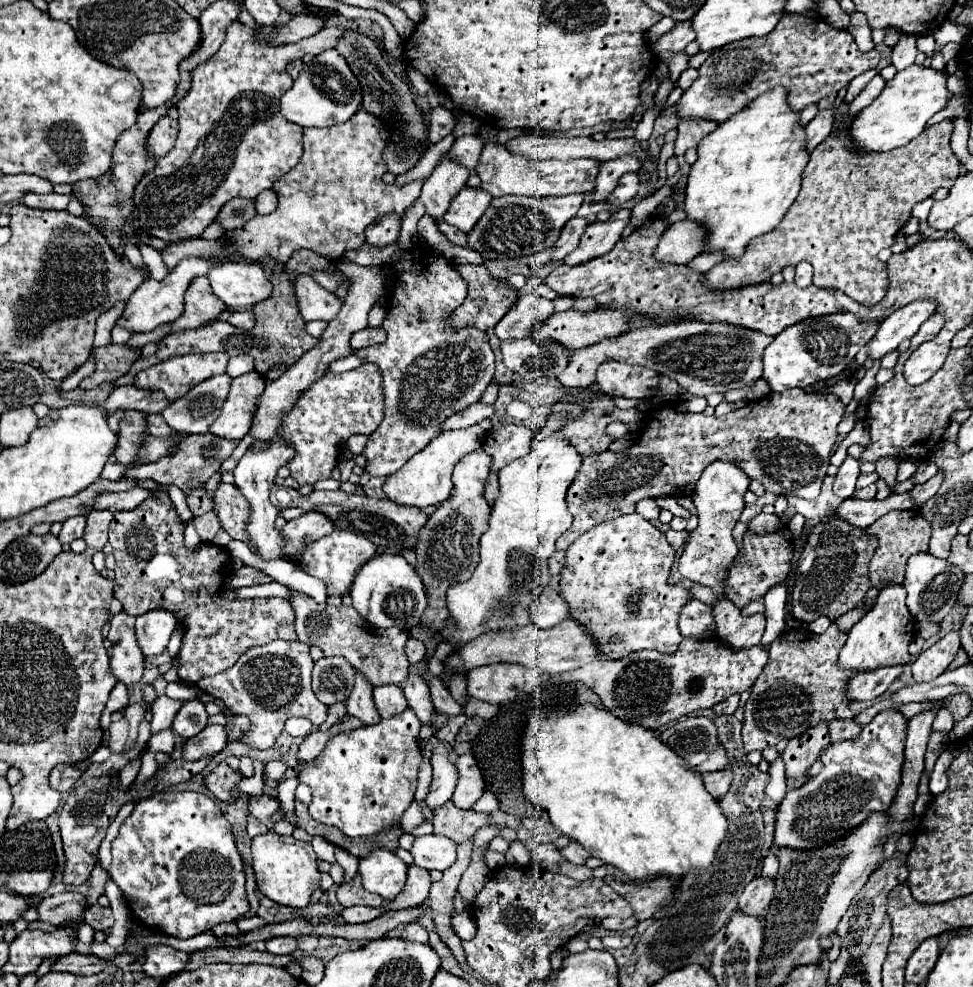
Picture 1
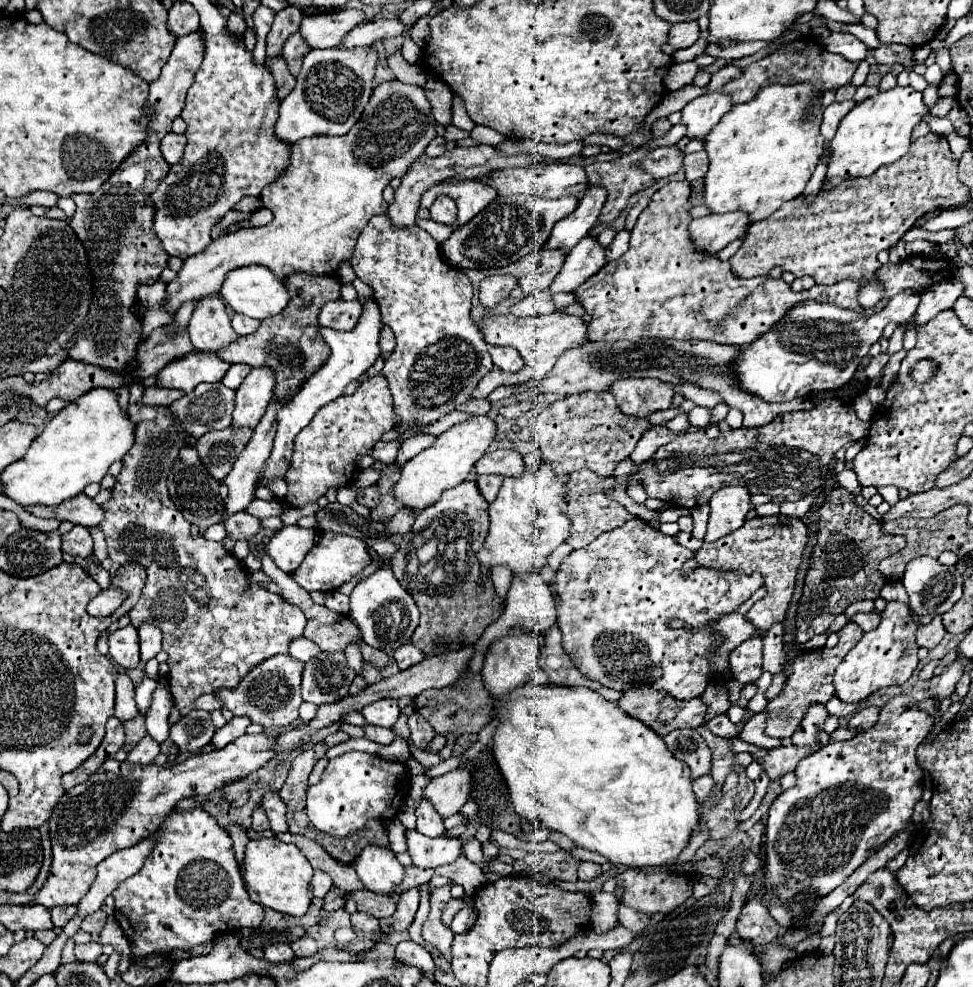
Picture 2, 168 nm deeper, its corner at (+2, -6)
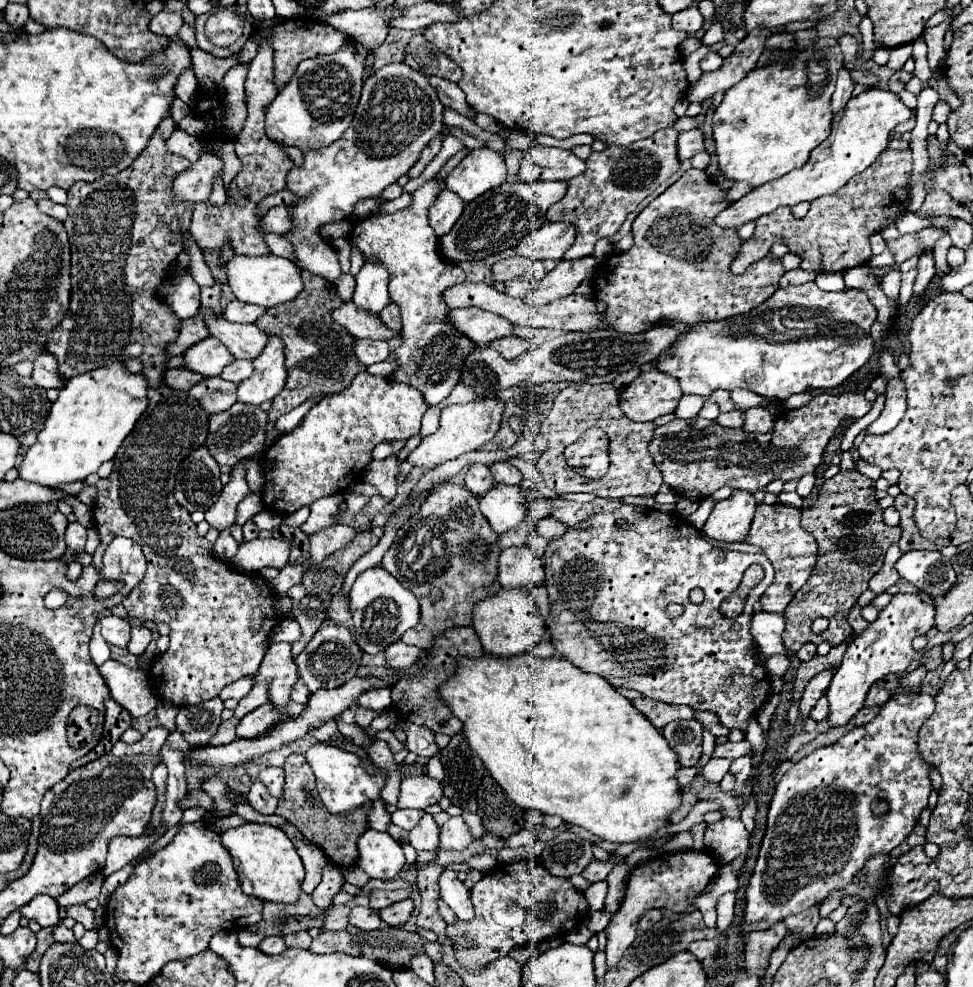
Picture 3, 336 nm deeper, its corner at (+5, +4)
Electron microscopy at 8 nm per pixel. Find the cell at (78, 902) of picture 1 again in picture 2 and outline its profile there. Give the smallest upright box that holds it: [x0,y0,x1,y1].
[52,905,76,927]

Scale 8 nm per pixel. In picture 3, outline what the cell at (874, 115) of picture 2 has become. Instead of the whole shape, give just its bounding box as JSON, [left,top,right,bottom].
[715,87,911,229]

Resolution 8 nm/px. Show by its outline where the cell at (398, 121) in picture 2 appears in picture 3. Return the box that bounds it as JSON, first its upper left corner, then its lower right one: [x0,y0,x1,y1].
[283,63,443,281]

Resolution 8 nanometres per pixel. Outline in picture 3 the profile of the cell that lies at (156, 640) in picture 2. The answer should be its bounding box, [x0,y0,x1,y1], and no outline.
[127,625,153,655]

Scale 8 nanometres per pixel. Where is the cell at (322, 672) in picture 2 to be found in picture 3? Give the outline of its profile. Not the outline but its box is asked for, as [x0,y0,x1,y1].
[297,621,361,693]

